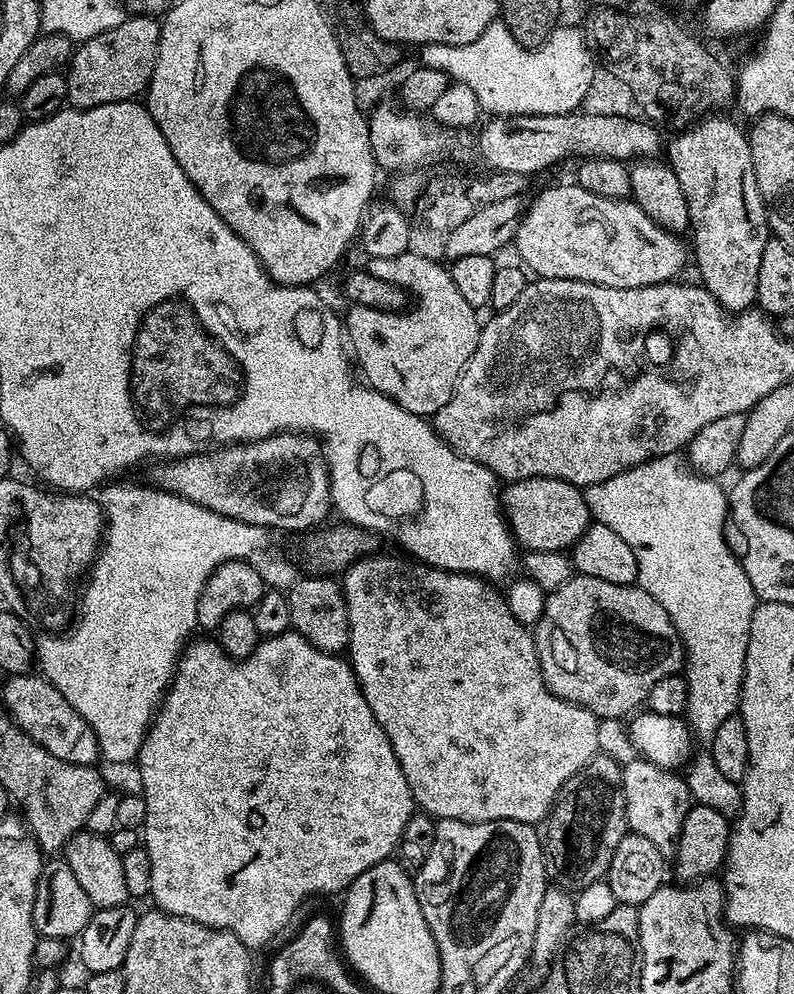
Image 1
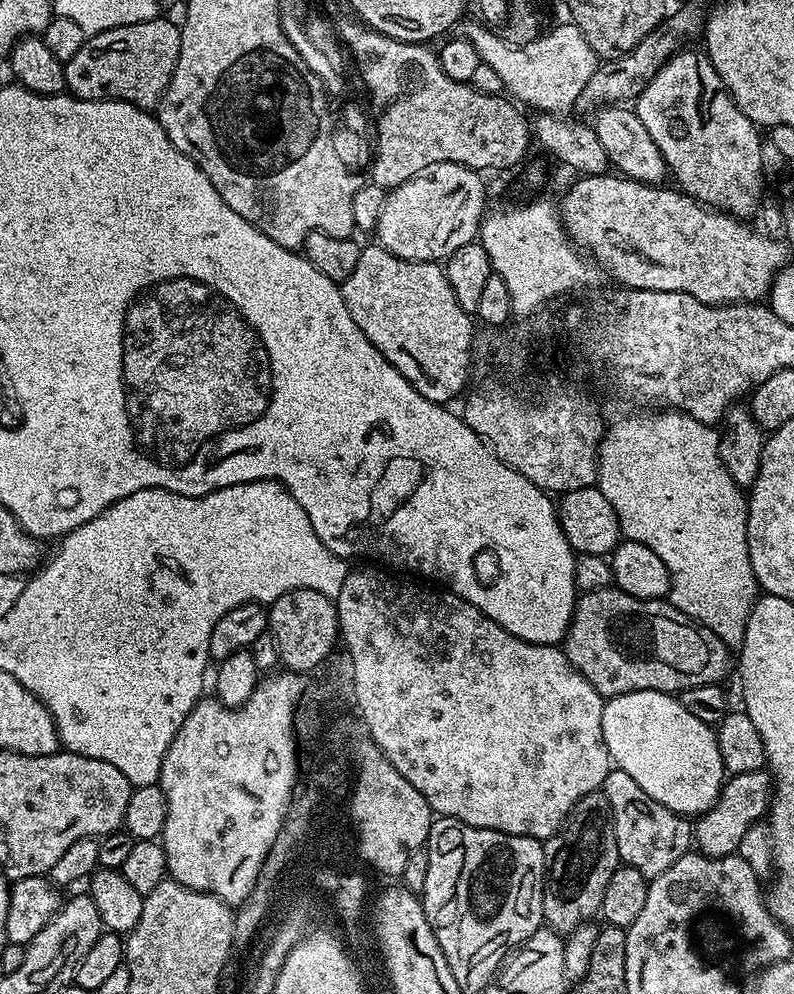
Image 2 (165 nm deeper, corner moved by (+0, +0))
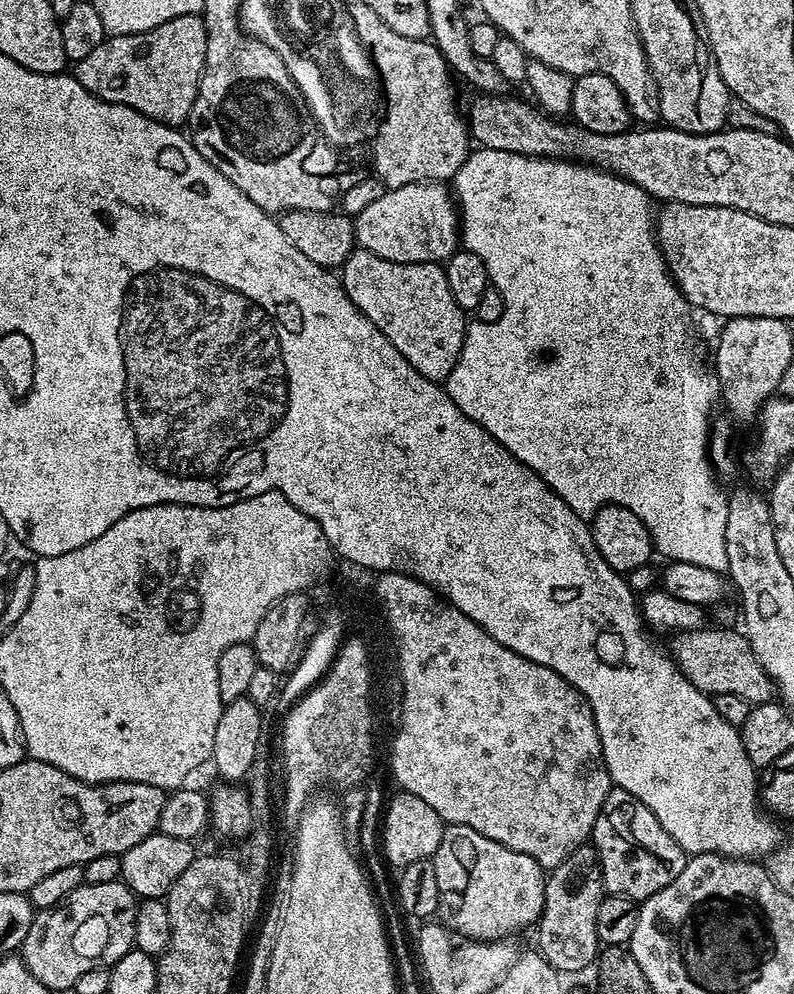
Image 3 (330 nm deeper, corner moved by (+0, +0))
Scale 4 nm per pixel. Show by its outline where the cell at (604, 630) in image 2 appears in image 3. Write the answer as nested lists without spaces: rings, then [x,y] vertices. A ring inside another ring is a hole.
[[[728,626],[708,627],[680,630],[673,635],[676,637],[672,640],[670,655],[680,667],[682,675],[698,691],[706,692],[711,697],[718,694],[738,694],[738,698],[746,698],[749,706],[769,703],[774,696],[774,685],[749,646],[748,637],[740,630],[731,632]]]

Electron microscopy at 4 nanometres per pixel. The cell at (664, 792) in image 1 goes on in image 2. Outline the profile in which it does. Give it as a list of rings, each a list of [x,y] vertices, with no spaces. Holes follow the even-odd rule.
[[[613,767],[609,771],[602,791],[610,802],[621,865],[638,870],[649,878],[660,876],[693,847],[693,821],[687,816],[679,816],[674,810],[666,810],[662,802],[654,802],[654,798],[650,798],[650,794],[646,794],[646,790],[642,790],[642,786],[622,769]]]

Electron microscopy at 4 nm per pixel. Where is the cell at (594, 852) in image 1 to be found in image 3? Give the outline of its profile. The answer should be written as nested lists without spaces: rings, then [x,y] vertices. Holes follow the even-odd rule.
[[[591,843],[578,846],[558,867],[551,869],[544,882],[544,909],[538,921],[538,951],[556,972],[580,972],[597,963],[602,948],[598,938],[598,906],[605,895],[600,860]]]

